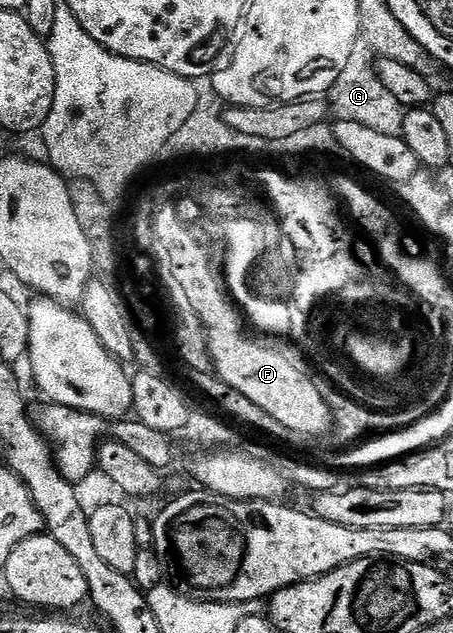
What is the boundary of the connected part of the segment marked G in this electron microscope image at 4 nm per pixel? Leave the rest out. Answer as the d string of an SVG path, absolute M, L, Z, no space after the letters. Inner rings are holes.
M365 47L354 49L351 59L347 59L347 67L343 67L339 79L329 90L327 101L331 106L332 116L333 113L335 115L334 118L363 123L363 127L371 127L371 131L379 131L379 135L401 135L406 110L399 103L399 99L395 99L395 95L391 95L387 87L383 87L377 74L374 54Z

